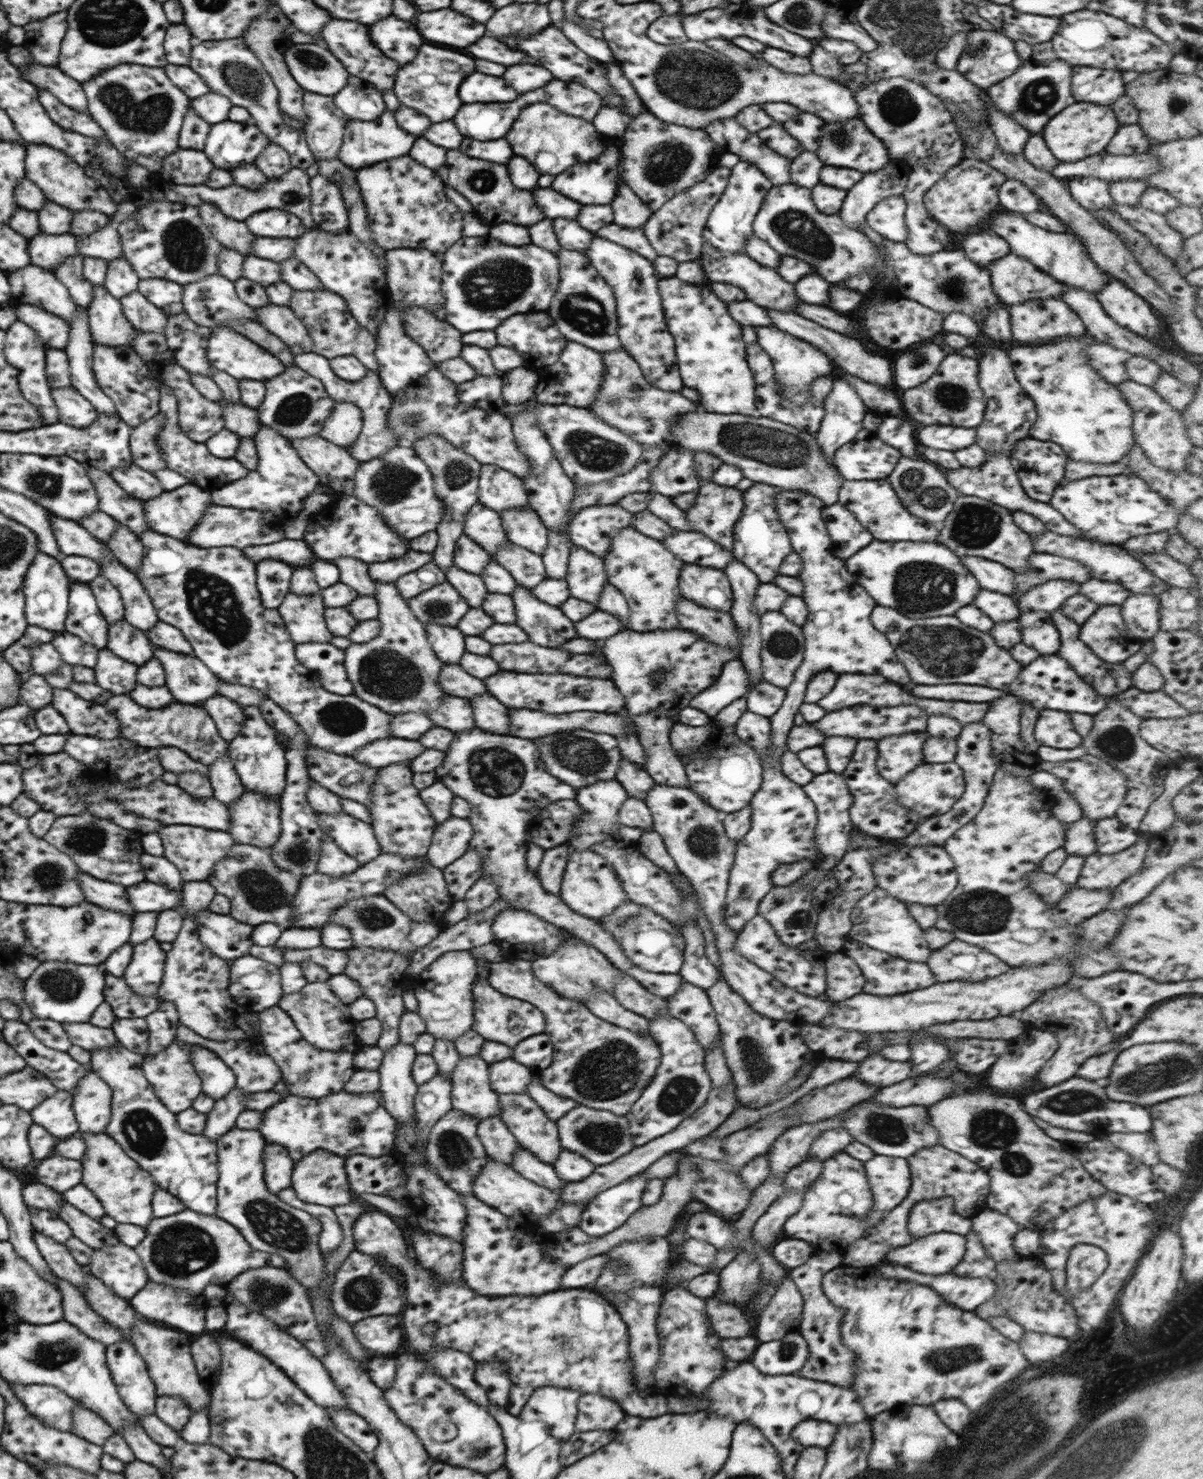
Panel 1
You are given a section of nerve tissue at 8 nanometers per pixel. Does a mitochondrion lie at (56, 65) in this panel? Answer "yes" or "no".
no

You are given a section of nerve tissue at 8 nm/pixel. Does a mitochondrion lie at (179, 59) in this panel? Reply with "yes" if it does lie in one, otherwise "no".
no

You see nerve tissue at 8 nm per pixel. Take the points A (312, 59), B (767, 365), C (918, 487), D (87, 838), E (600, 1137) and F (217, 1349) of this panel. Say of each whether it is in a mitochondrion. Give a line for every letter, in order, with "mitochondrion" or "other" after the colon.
A: mitochondrion
B: other
C: mitochondrion
D: mitochondrion
E: mitochondrion
F: other

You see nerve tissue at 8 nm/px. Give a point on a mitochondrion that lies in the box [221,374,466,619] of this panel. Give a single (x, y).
(392, 483)

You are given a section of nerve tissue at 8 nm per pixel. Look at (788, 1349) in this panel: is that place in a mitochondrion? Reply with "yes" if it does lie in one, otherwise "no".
yes

